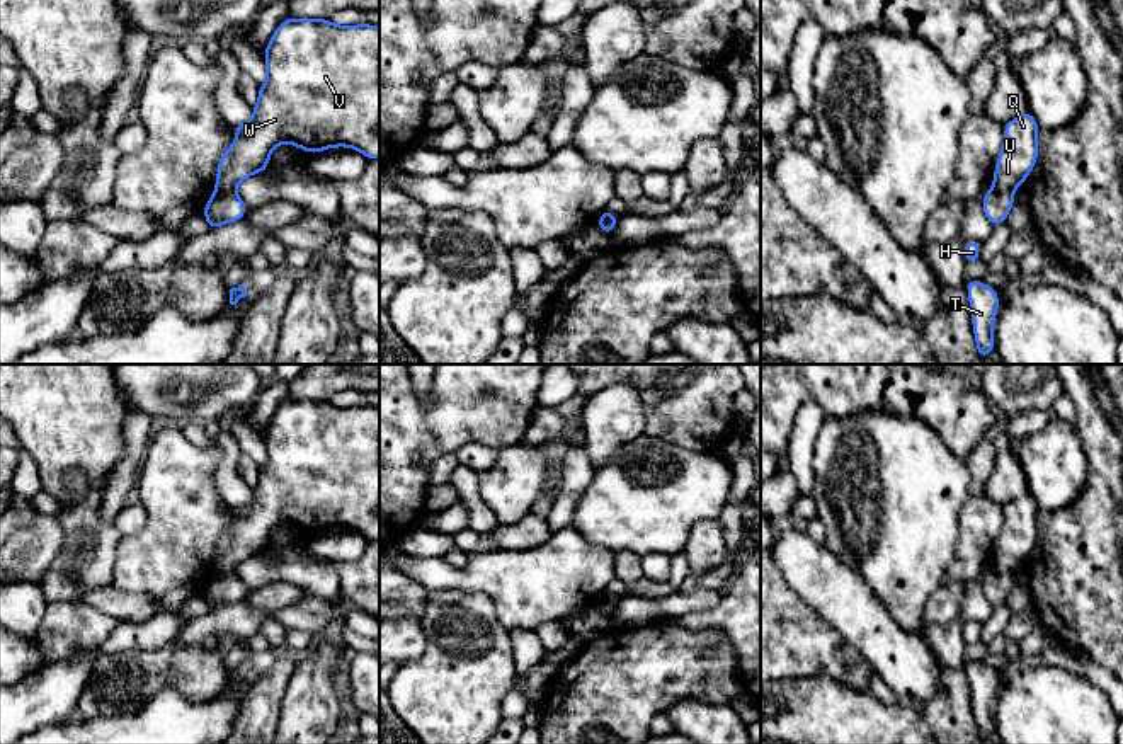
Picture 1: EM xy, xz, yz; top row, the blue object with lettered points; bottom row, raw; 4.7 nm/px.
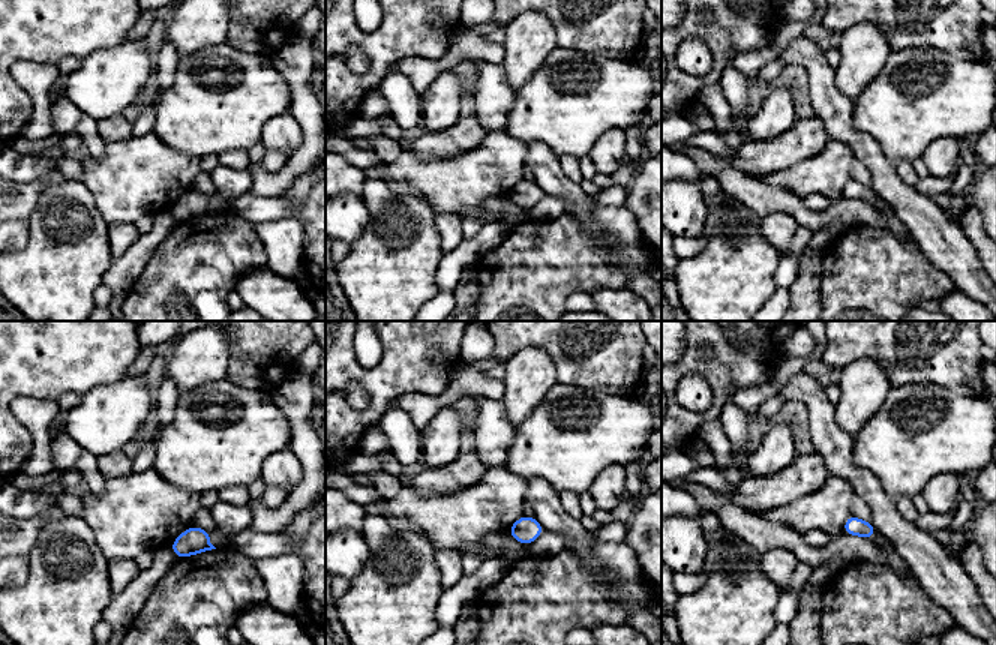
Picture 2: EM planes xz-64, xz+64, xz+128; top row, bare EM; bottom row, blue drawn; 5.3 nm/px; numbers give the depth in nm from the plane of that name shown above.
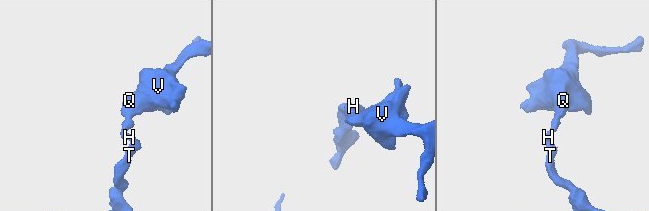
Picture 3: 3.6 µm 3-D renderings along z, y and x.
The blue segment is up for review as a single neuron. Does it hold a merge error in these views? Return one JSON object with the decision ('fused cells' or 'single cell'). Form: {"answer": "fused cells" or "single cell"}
{"answer": "fused cells"}

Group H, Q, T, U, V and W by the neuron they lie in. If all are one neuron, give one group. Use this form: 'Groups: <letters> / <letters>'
Groups: H T / Q U V W

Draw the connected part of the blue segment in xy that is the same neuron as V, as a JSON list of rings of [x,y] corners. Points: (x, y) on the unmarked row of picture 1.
[[[284,400],[264,431],[267,460],[260,465],[254,499],[233,506],[237,521],[219,538],[214,572],[231,572],[252,555],[264,555],[269,538],[282,523],[310,536],[347,528],[368,541],[379,540],[379,409],[373,405],[335,407],[330,400]]]

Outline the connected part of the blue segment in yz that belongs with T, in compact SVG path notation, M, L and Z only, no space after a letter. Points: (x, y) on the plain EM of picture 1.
M972 661L965 666L965 671L972 690L977 741L985 741L995 732L992 705L999 693L997 669L987 667L980 661Z

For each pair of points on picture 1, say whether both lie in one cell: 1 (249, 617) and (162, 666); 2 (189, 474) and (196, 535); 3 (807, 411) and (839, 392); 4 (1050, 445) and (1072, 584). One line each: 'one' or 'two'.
1: one
2: one
3: two
4: two

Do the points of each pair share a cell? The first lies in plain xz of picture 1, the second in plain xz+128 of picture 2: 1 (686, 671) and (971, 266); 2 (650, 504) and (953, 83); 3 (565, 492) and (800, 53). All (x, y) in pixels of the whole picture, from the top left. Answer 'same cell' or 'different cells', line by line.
1: different cells
2: same cell
3: same cell

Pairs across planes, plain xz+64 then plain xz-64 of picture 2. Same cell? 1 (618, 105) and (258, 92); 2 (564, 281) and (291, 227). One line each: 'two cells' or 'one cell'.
1: one cell
2: two cells

